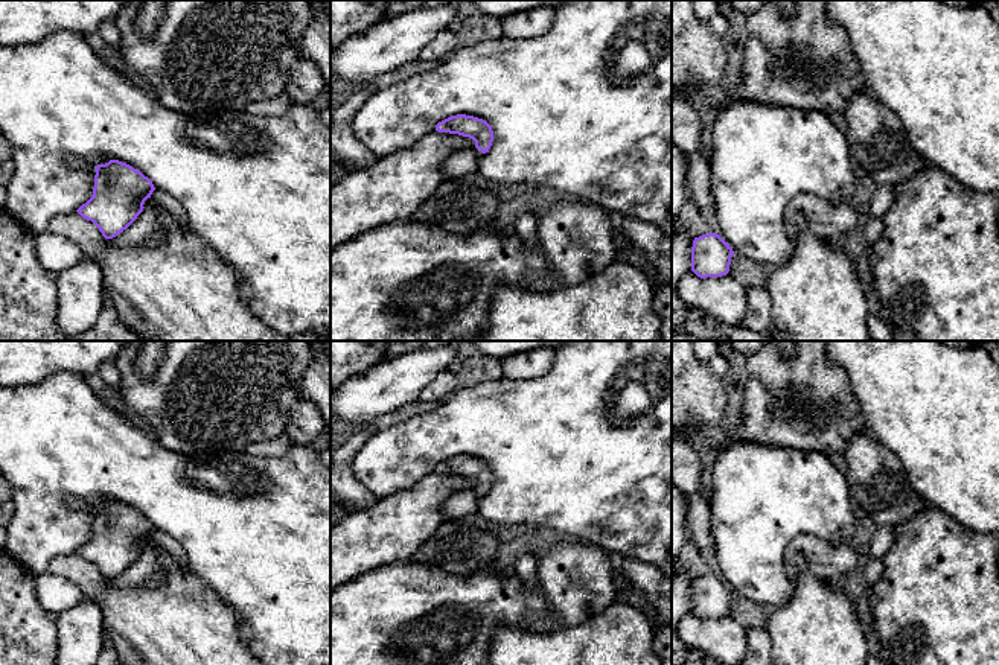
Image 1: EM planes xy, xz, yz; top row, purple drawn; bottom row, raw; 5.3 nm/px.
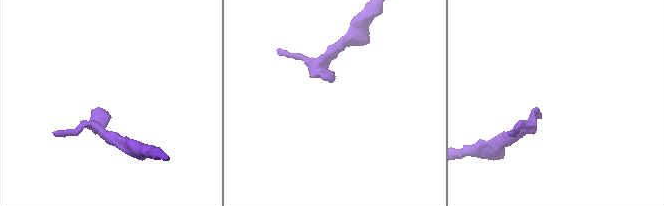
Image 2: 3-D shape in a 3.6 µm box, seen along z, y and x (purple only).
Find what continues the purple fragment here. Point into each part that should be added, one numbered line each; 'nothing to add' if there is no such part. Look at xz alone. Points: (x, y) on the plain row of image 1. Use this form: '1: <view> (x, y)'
1: xz (465, 502)

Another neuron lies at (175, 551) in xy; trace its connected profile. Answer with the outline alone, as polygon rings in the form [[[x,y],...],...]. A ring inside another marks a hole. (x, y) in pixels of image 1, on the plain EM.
[[[155,530],[151,536],[154,543],[143,549],[137,560],[120,575],[113,578],[116,587],[152,587],[166,578],[161,558],[168,554],[171,560],[181,566],[187,566],[187,554],[183,546],[171,536]]]

